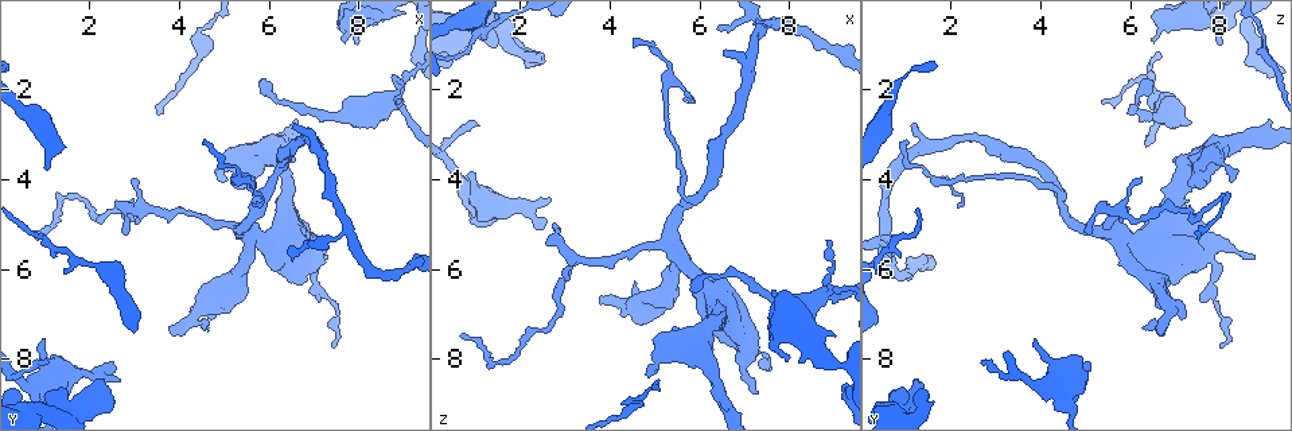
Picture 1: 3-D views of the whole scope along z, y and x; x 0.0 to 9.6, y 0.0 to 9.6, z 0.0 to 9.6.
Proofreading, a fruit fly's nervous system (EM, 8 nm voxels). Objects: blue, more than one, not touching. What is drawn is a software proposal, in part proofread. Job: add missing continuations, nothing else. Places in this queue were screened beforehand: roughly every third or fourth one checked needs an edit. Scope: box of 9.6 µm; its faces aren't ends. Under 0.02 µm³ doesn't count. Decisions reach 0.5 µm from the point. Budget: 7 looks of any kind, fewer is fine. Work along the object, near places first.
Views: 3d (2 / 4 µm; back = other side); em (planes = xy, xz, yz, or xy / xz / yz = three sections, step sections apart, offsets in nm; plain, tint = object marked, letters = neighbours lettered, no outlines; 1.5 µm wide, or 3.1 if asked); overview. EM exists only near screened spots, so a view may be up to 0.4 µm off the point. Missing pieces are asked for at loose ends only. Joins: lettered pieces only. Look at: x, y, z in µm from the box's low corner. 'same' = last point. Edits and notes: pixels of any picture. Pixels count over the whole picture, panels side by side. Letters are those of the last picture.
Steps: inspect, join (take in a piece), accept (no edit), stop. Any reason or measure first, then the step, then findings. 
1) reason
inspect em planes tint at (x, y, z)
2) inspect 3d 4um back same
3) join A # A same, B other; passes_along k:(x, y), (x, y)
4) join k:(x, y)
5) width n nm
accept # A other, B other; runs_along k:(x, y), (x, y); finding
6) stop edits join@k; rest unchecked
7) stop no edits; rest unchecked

free end
inspect em xy step 4 letters at (2.30, 8.45, 1.30)

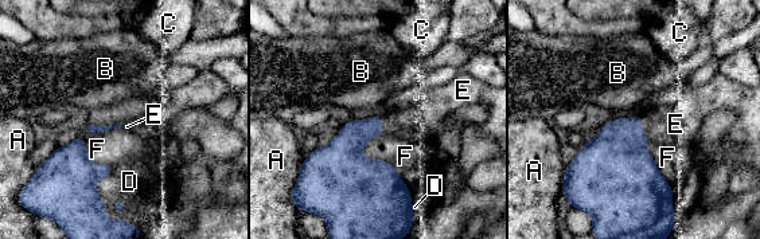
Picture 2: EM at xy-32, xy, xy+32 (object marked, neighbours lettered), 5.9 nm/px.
inspect em planes letters same

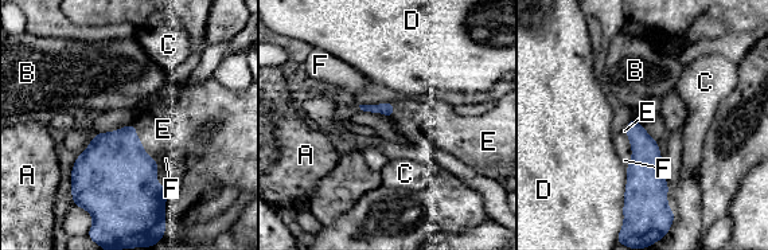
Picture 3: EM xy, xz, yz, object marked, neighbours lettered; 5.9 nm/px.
longest_contact D 280 nm
join 3:(163, 129) # A other, B other, C other, D other, E same, F other; passes_along 3:(114, 175), (141, 143), (163, 129); it goes on there

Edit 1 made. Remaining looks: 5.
branch stops here
inspect 3d 2um at (1.05, 7.60, 3.85)

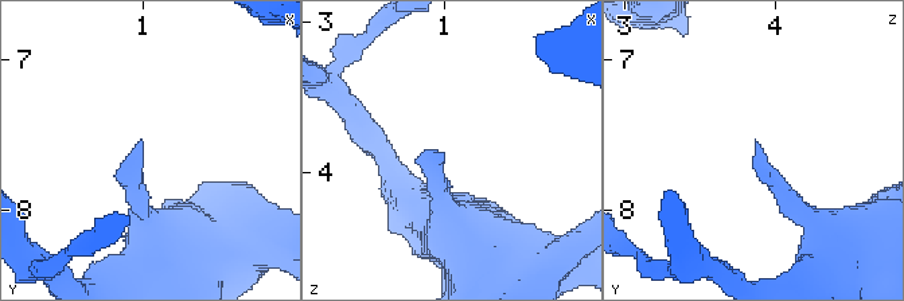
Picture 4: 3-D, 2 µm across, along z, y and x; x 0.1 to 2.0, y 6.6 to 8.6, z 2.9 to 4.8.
shape alone is not enough
inspect em xz step 4 tint at (1.00, 7.56, 3.88)

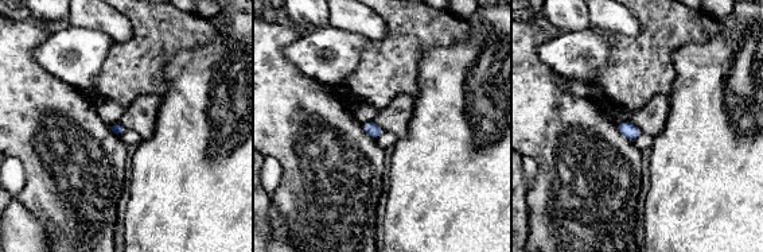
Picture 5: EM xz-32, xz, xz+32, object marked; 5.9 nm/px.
cut it another way
inspect em planes letters same

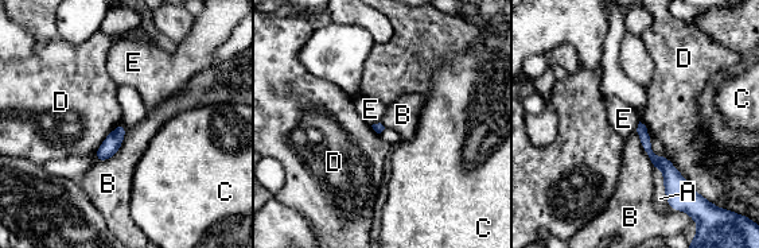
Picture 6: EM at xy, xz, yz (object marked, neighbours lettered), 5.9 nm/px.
accept # A other, B other, C other, D other, E other; no lettered piece goes on from it

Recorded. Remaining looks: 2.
stop edits join@3; rest unchecked

